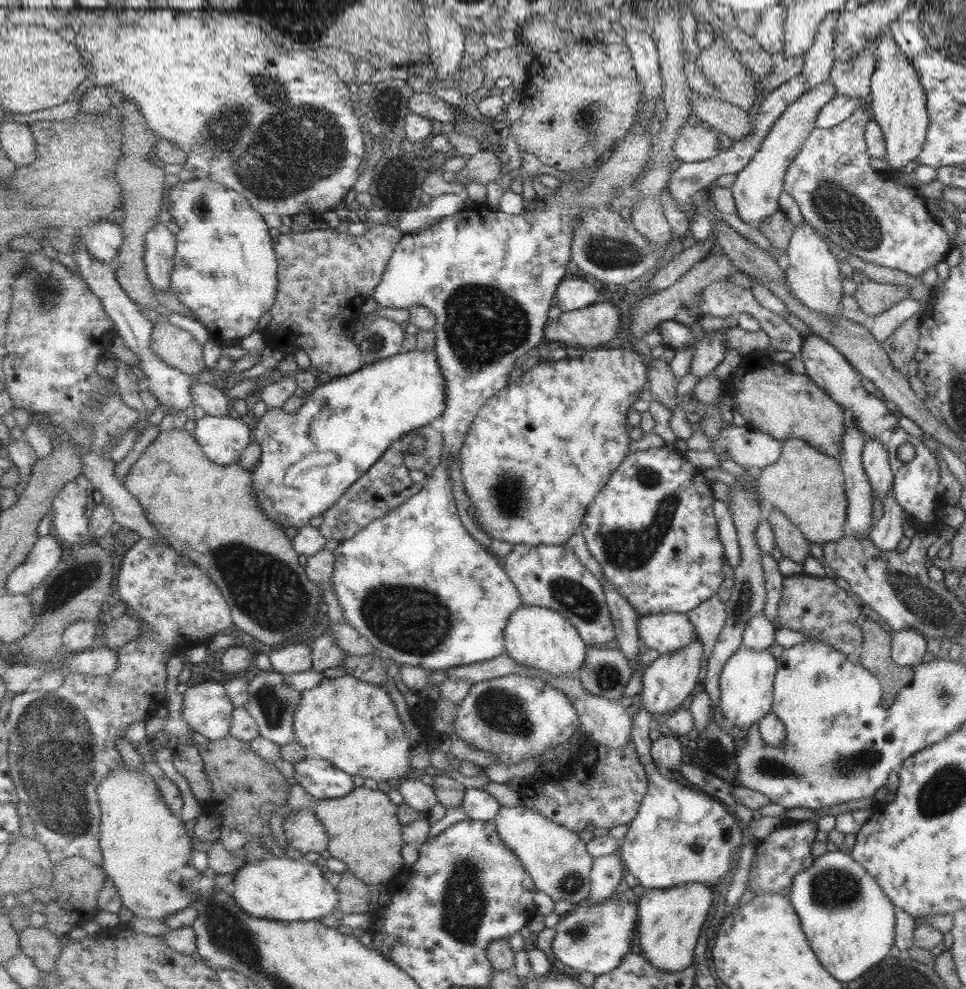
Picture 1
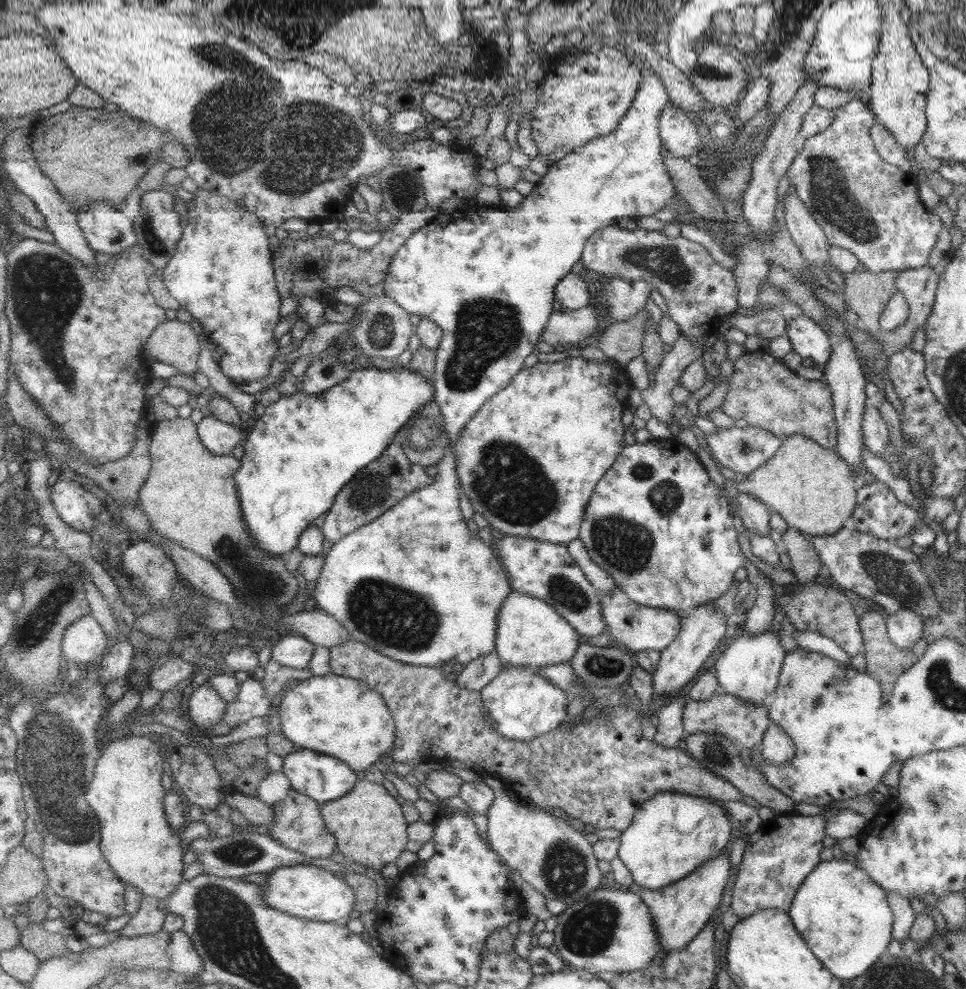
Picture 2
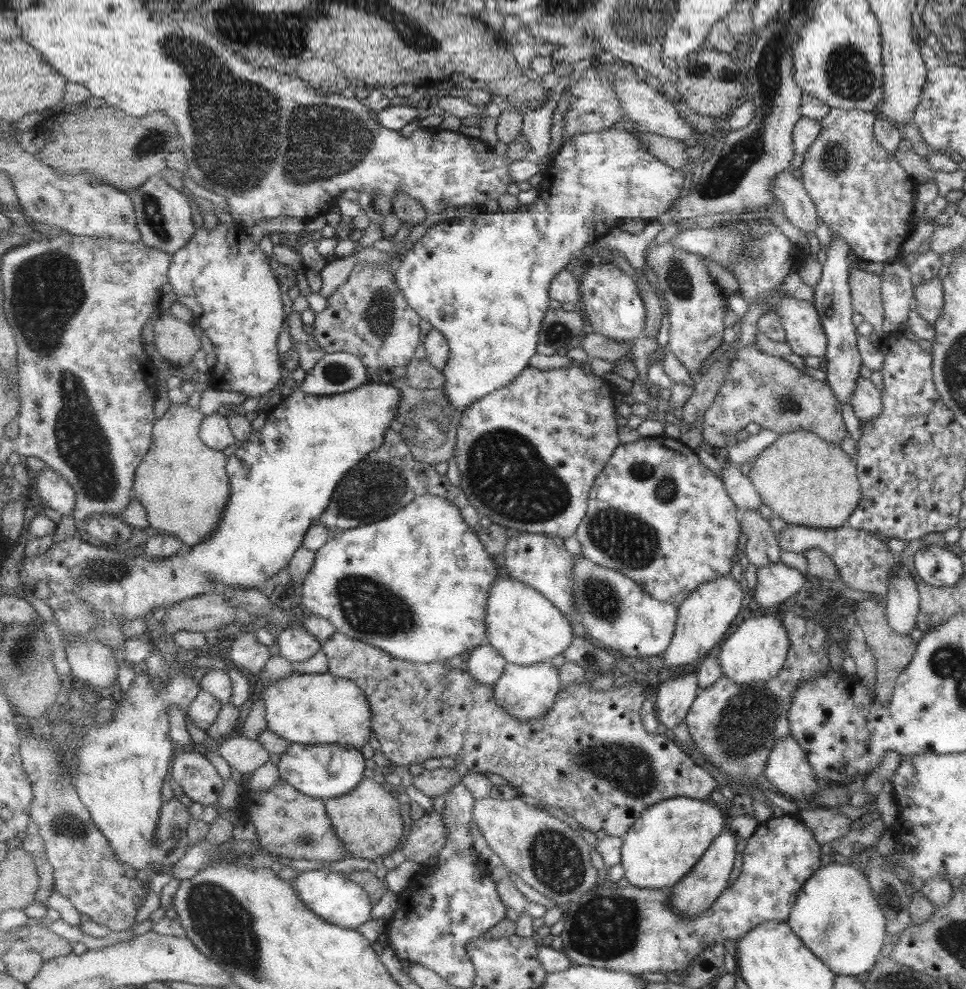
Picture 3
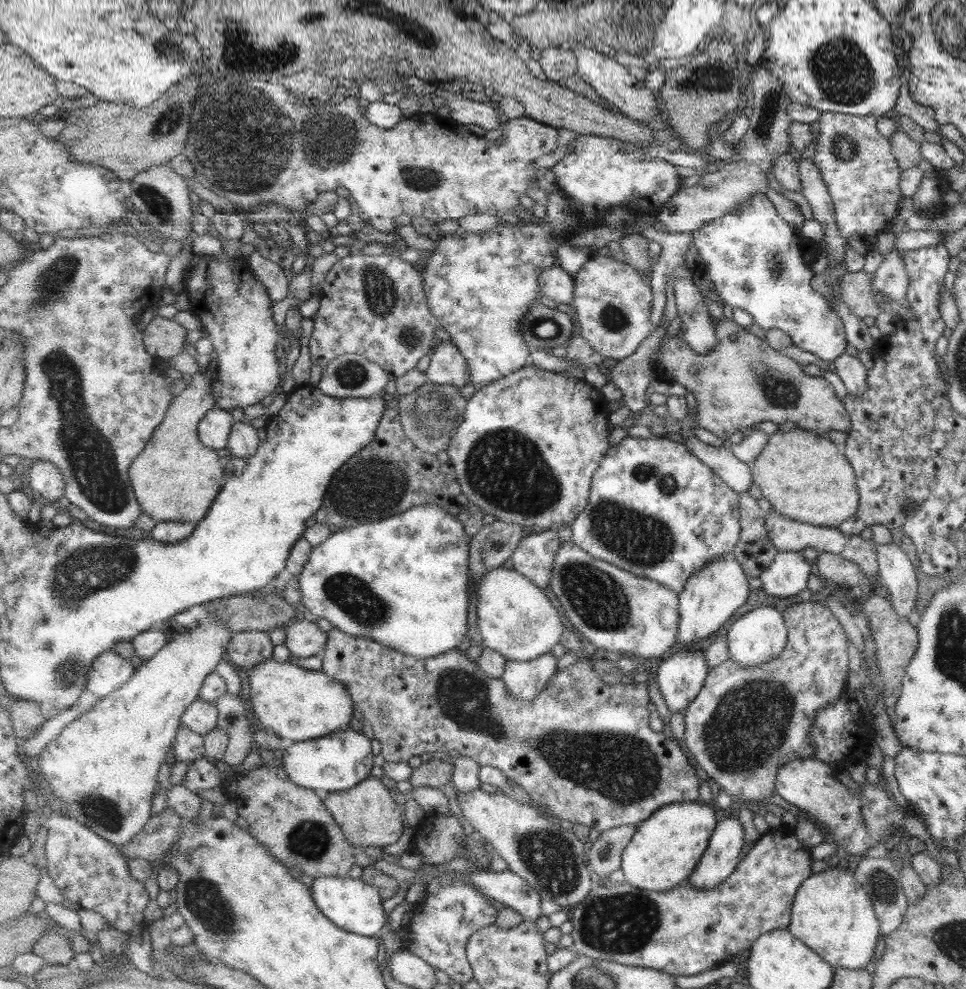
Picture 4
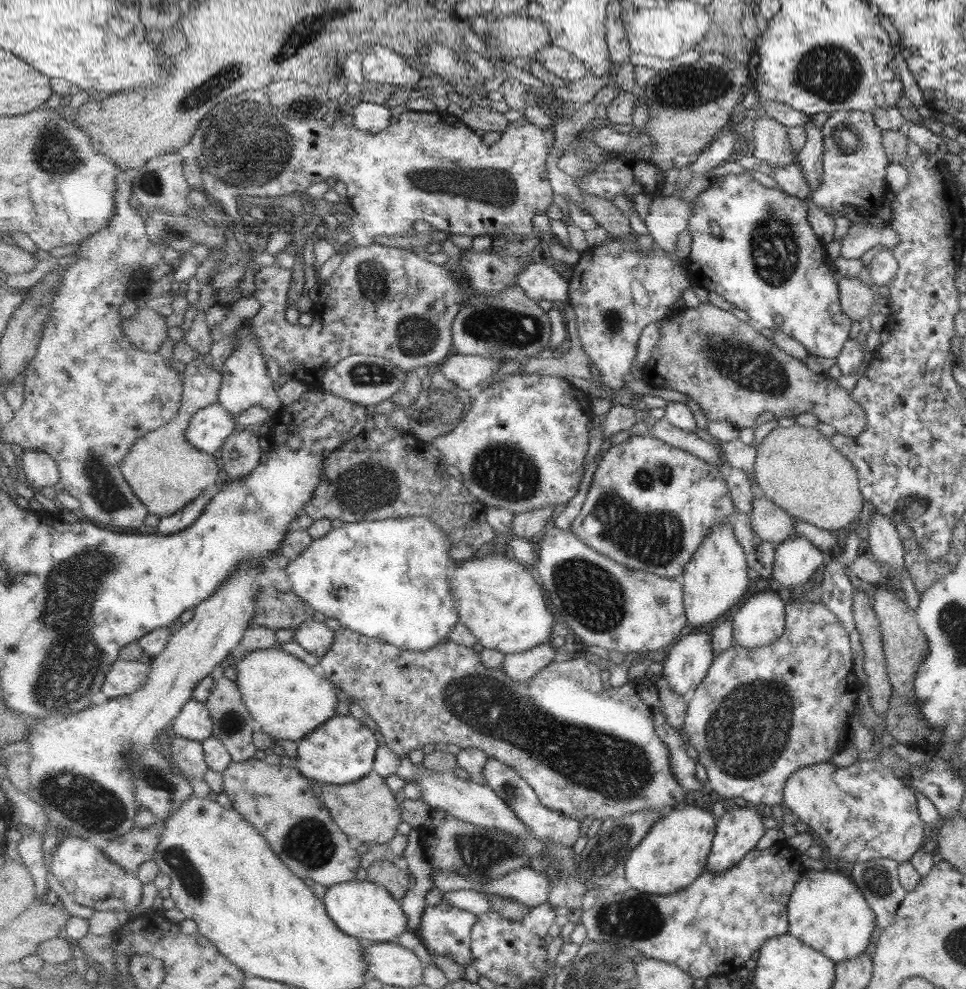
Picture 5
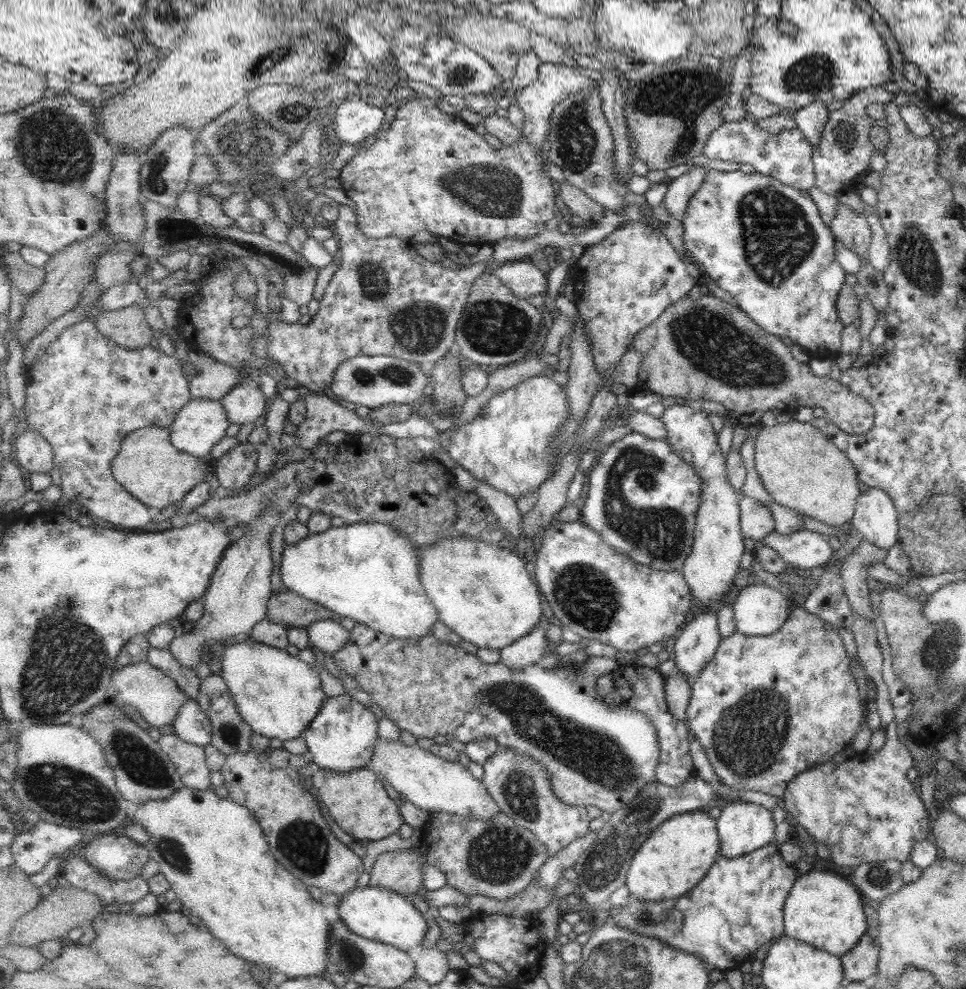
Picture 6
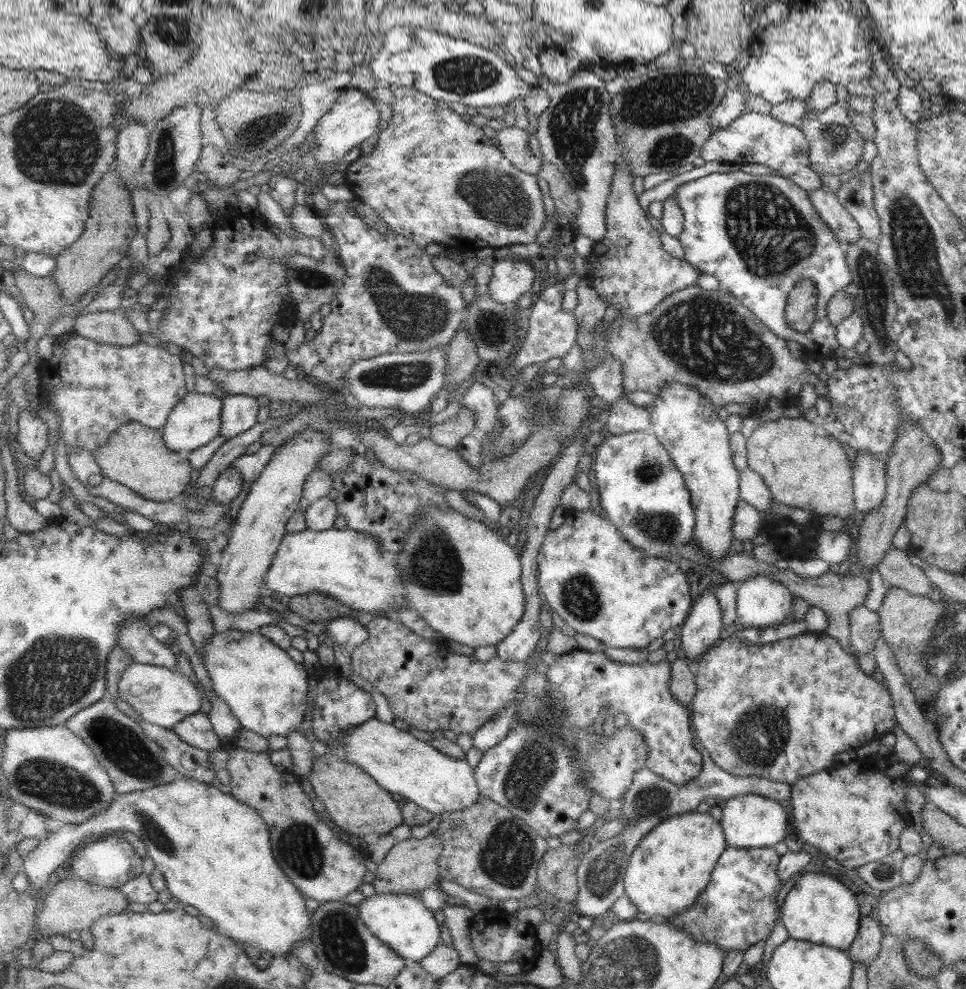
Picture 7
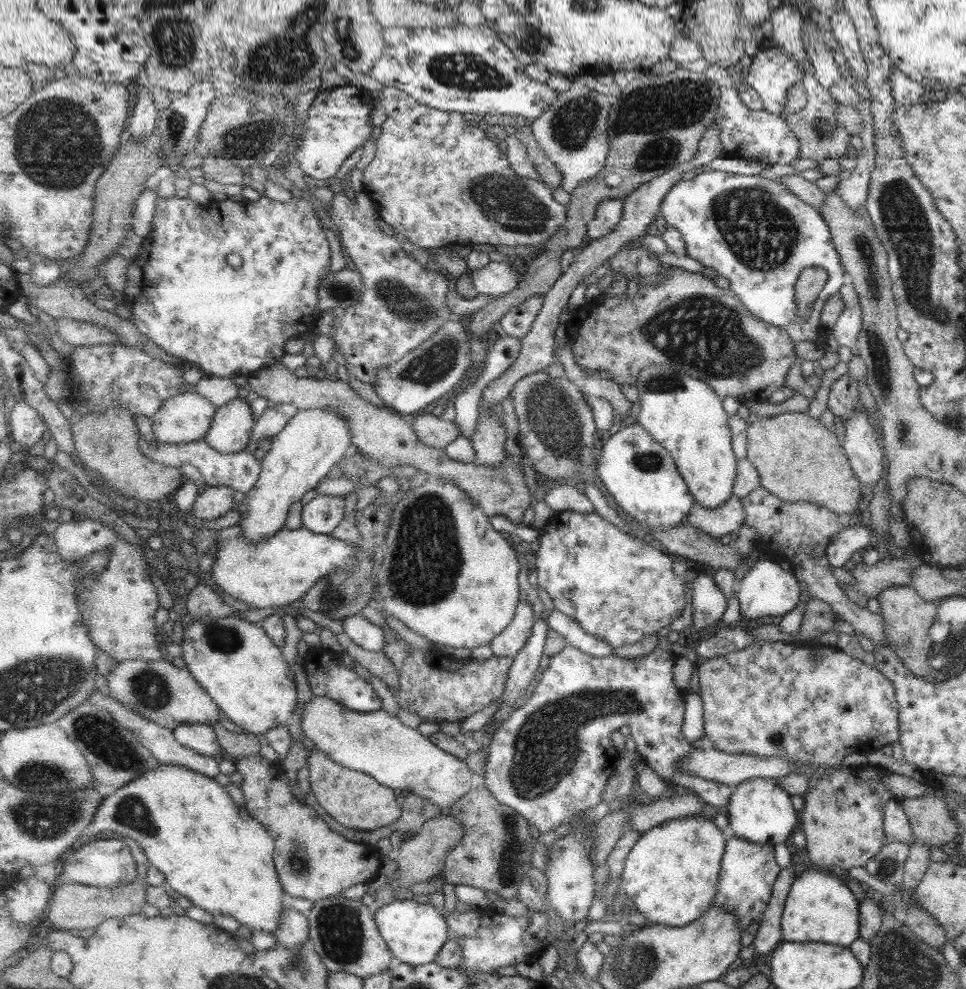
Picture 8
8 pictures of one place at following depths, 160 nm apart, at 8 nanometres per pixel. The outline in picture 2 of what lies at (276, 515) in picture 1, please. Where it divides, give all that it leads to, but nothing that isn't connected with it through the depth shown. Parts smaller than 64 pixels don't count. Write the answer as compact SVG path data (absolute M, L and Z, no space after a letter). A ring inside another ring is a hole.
M377 363L351 370L345 382L325 393L309 394L299 387L295 394L282 396L266 407L264 415L257 418L248 433L241 449L242 465L234 478L244 518L257 548L269 556L283 558L298 549L303 532L313 525L313 520L330 512L341 489L367 465L377 461L400 429L432 400L434 384L428 378L407 365L395 363L392 369L386 369L382 363Z

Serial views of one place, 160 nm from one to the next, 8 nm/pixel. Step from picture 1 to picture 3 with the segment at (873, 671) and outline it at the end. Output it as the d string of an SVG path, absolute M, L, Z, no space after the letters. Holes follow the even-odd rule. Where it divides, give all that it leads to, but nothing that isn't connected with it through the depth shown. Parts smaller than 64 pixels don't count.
M871 600L859 602L857 610L855 610L855 616L857 616L855 618L857 626L865 634L865 644L871 649L873 658L875 659L876 683L872 689L872 696L875 698L875 702L881 707L887 706L889 704L888 698L893 694L895 680L911 660L916 644L909 637L909 634L897 634L893 632L886 622L883 606L875 604Z

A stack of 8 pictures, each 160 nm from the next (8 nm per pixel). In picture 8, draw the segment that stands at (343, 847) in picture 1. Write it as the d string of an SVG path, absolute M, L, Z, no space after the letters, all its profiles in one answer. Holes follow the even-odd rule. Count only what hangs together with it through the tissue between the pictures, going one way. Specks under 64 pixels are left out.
M317 748L310 753L307 765L311 789L318 804L343 827L370 832L391 826L401 818L399 793L389 786L383 786L370 774L347 768Z

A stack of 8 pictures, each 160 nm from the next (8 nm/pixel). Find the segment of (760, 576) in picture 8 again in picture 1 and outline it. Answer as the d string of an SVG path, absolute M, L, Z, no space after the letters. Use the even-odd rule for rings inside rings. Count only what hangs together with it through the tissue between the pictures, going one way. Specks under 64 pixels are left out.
M739 645L733 657L727 662L722 673L722 702L720 710L723 712L727 720L733 722L735 728L745 730L751 725L757 725L757 722L765 717L770 712L770 706L773 704L773 686L774 678L777 673L777 658L774 658L769 649L765 650L751 650L750 647Z

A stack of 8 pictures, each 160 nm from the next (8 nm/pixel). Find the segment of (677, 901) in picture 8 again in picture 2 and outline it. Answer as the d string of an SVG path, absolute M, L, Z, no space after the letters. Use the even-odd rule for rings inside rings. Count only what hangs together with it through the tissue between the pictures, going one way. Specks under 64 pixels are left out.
M673 790L657 793L651 800L643 802L634 822L627 830L621 832L619 839L622 843L618 858L629 869L632 878L635 878L635 883L651 890L662 889L681 881L682 878L689 877L699 866L703 866L712 858L717 858L731 844L733 822L729 820L732 820L732 817L723 804L713 799L675 793Z

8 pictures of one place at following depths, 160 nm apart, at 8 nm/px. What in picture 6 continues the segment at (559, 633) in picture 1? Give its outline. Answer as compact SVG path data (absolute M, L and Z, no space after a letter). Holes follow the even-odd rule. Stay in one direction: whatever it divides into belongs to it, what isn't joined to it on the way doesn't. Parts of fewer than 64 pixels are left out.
M461 535L461 537L439 540L439 543L427 547L425 551L419 550L419 557L421 557L419 578L422 579L423 587L435 610L439 612L440 622L453 630L462 640L472 643L479 649L501 650L531 634L541 622L542 592L531 580L525 562L517 554L498 548L496 544L469 539L469 535Z

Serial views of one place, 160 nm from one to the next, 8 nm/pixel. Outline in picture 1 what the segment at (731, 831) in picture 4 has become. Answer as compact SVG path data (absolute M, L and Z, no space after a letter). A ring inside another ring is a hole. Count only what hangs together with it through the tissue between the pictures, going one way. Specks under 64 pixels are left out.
M702 882L673 889L645 889L645 896L638 902L638 943L647 959L668 972L681 972L693 964L697 940L703 930L703 922L708 922L715 900L714 886Z

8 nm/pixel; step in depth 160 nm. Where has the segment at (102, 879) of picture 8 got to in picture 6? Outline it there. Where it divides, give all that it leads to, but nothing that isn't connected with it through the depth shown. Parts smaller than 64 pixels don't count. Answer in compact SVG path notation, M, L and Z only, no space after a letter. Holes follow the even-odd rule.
M121 833L100 836L96 840L81 848L81 854L90 862L96 869L105 873L109 878L131 880L141 876L143 866L147 864L147 860L152 858L149 845L137 844L135 840L127 838Z

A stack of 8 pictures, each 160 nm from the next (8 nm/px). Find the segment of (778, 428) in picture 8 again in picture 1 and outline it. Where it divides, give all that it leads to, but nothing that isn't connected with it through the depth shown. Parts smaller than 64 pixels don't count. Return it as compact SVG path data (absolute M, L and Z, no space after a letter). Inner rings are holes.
M798 438L782 441L779 458L756 471L756 491L766 506L775 507L798 529L808 543L825 544L844 536L843 523L846 519L847 501L843 494L843 475L838 459L831 458L815 447Z

